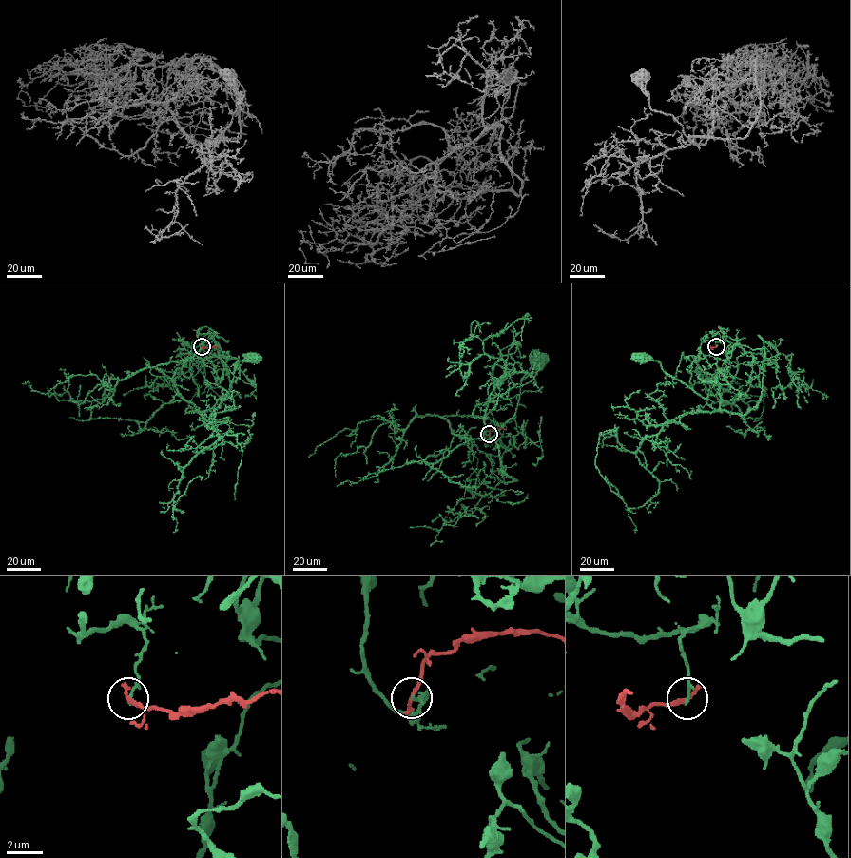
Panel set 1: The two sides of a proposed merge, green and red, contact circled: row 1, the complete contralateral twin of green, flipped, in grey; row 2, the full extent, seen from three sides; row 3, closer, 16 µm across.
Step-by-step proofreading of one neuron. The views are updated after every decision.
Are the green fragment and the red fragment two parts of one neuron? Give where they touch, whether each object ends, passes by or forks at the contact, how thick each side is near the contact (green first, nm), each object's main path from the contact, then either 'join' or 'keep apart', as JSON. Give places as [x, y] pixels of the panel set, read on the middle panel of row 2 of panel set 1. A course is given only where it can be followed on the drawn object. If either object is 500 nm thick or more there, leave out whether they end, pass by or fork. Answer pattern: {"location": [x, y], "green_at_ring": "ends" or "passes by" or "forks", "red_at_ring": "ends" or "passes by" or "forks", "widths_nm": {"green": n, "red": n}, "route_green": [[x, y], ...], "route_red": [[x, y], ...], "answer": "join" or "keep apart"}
{"location": [489, 434], "green_at_ring": "ends", "red_at_ring": "ends", "widths_nm": {"green": 170, "red": 280}, "route_green": [[488, 434], [487, 419], [443, 417], [457, 436], [489, 439], [512, 416], [520, 383], [542, 366], [542, 359]], "route_red": [[488, 434], [497, 428], [505, 430]], "answer": "keep apart"}

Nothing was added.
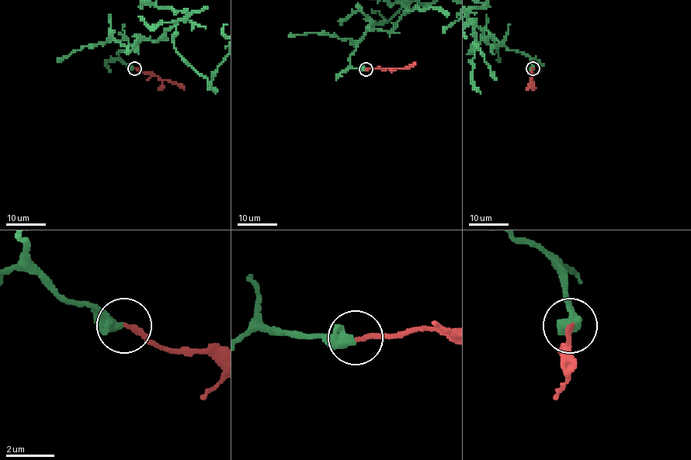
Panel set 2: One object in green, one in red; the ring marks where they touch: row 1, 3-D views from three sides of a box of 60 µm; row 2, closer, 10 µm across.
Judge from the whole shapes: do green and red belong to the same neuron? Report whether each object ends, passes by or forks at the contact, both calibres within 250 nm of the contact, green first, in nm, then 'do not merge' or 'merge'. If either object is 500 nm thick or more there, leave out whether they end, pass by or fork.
green ends there; red ends there; 480 nm thick on the green side, 200 nm on the other; merge

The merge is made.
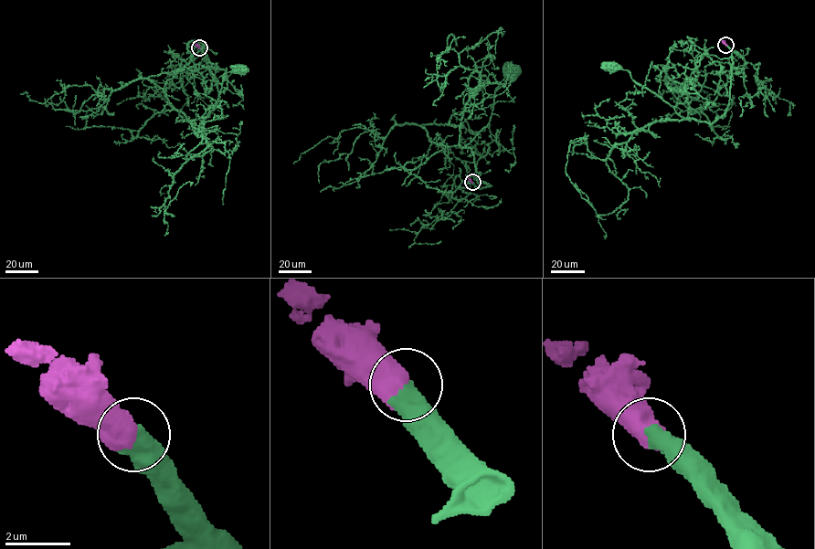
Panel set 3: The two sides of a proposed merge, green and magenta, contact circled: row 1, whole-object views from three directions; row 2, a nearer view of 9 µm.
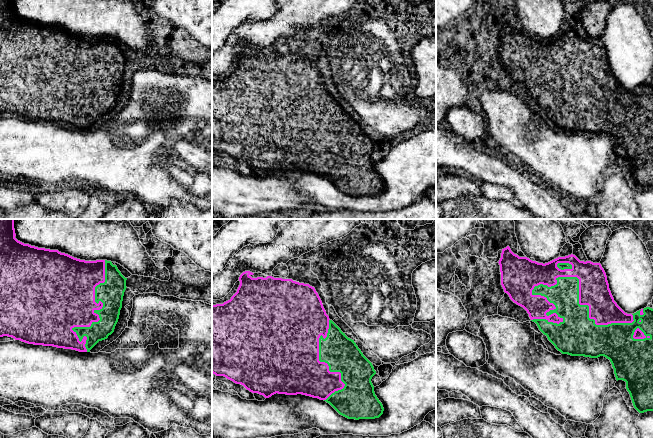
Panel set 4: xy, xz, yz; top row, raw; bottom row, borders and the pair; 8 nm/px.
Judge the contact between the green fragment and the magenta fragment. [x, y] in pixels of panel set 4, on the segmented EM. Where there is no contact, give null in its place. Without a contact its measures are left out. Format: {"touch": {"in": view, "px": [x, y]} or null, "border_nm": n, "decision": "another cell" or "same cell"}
{"touch": {"in": "yz", "px": [578, 299]}, "border_nm": 850, "decision": "same cell"}

